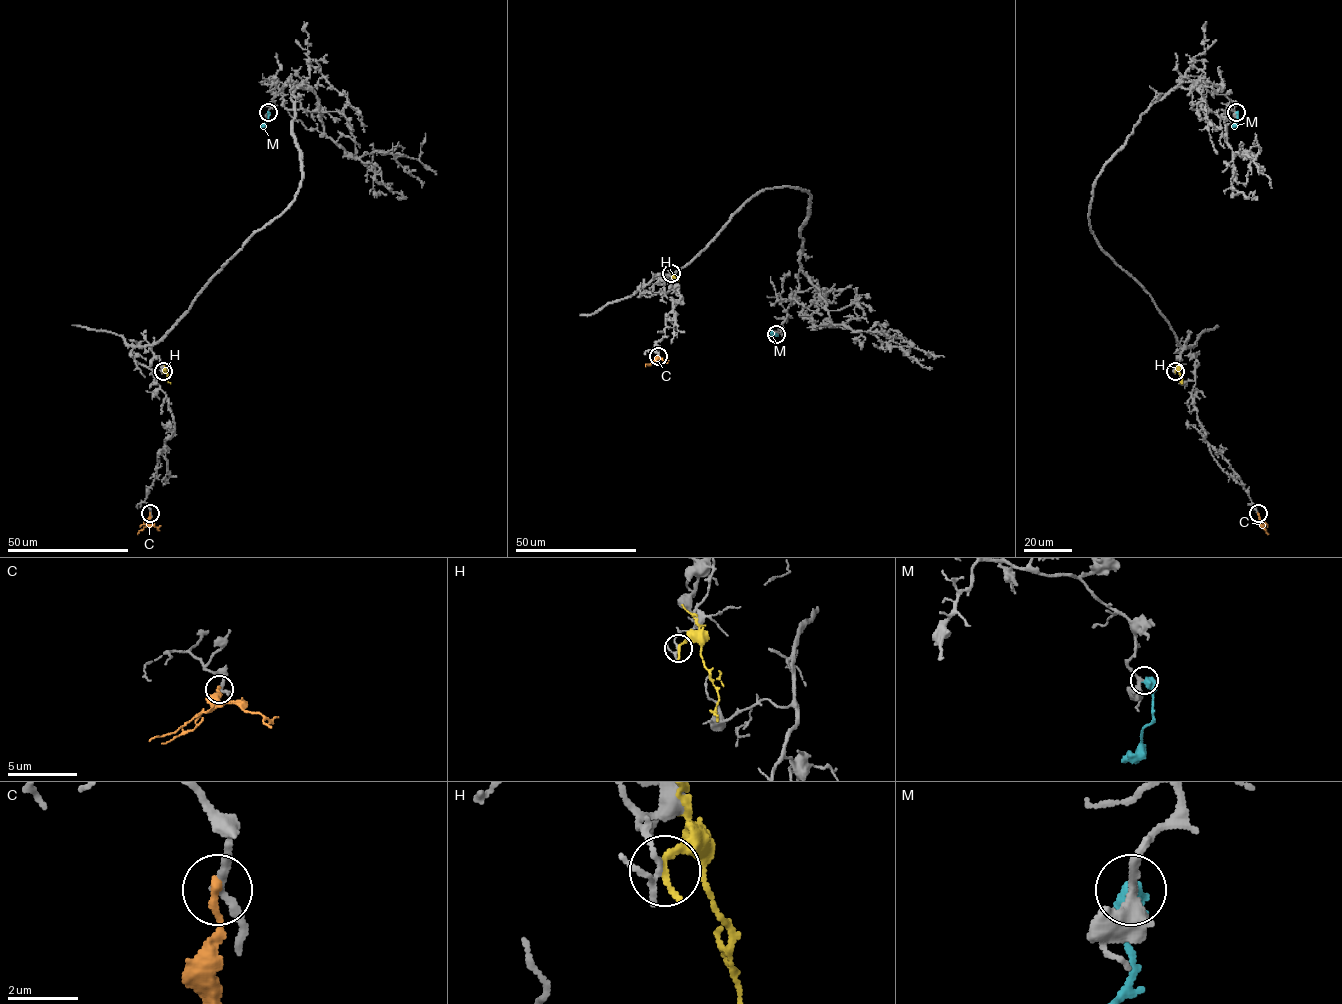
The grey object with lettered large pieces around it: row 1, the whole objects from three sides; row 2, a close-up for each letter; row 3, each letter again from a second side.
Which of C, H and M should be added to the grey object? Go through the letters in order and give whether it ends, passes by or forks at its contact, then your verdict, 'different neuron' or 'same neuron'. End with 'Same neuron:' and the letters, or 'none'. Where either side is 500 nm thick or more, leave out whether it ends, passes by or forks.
C: it ends | different neuron
H: it ends | different neuron
M: same neuron
Same neuron: M

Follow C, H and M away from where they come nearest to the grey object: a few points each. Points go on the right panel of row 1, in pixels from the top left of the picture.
C: (1258, 514), (1268, 534)
H: (1174, 371), (1179, 371), (1182, 384)
M: (1236, 112), (1238, 119), (1232, 127)

